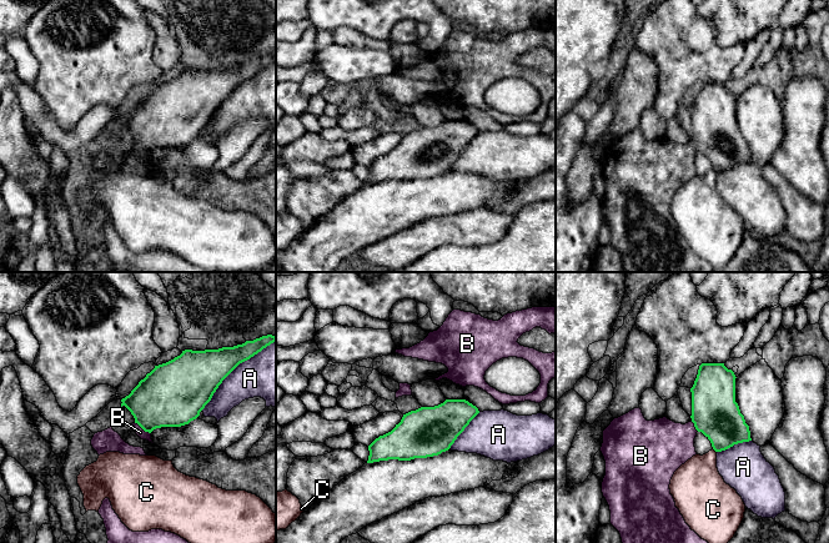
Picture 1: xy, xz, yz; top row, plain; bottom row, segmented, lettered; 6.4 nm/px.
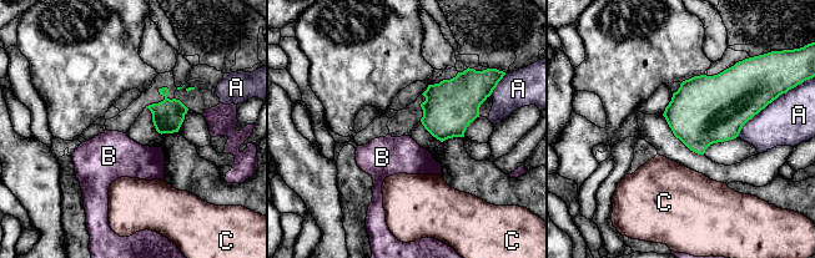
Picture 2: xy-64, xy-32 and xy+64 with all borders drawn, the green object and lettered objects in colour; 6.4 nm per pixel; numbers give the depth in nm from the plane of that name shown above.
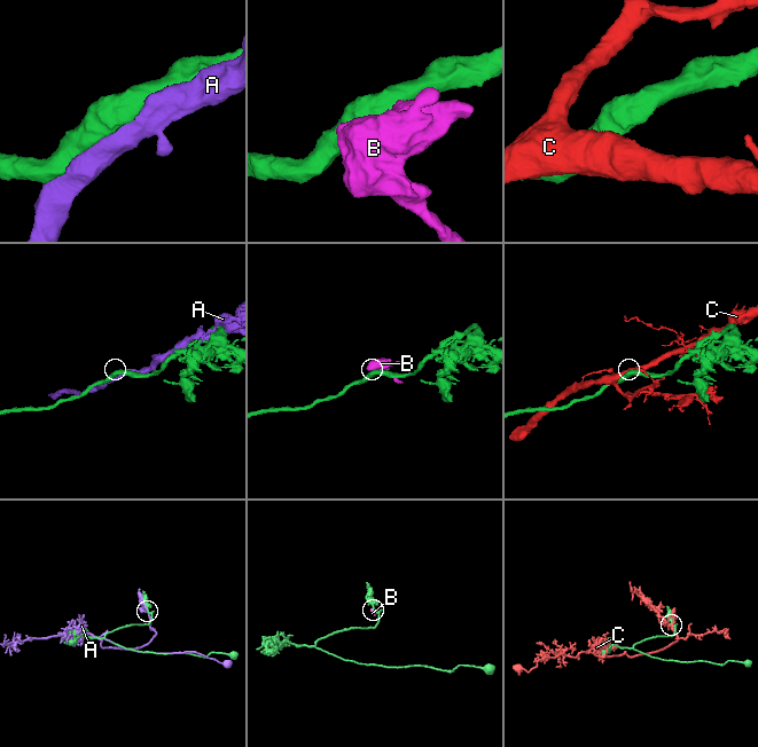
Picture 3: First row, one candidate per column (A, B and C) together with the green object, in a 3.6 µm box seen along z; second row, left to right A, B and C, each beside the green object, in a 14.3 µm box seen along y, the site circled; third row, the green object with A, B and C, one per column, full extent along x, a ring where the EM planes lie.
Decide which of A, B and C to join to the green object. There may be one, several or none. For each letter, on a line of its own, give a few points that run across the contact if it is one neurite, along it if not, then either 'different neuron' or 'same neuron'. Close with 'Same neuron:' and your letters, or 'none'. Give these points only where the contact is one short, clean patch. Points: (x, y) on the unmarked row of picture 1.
A: different neuron
B: xy (135, 142), (150, 154) | different neuron
C: different neuron
Same neuron: none

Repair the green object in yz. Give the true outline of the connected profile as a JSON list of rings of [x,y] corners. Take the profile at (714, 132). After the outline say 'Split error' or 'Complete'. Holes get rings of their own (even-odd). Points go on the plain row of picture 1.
[[[702,84],[692,112],[692,142],[712,164],[715,172],[725,171],[734,165],[749,162],[750,151],[735,122],[735,95],[724,84]]]. Complete

